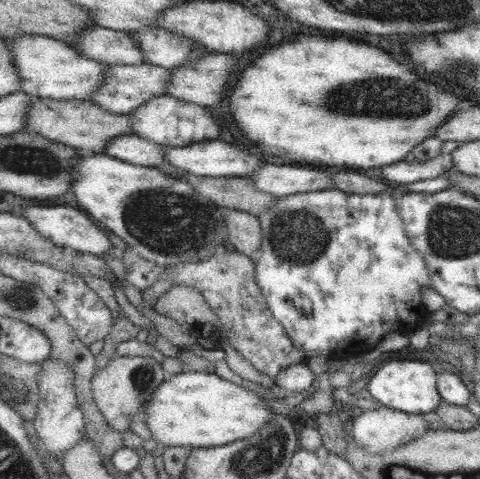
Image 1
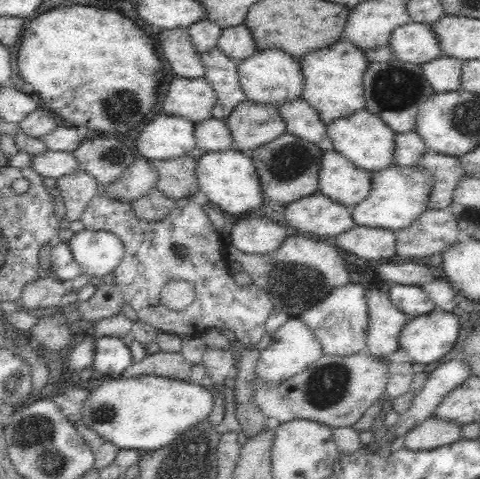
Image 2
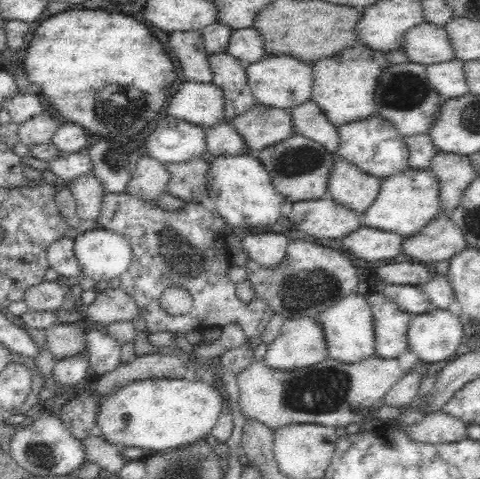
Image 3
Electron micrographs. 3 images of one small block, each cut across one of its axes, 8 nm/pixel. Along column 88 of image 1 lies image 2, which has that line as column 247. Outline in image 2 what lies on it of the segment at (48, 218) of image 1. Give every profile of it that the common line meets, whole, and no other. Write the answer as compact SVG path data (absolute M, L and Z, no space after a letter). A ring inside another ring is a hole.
M248 214L236 220L230 220L232 244L246 254L268 254L274 252L282 240L288 236L282 226L268 222L256 214Z

